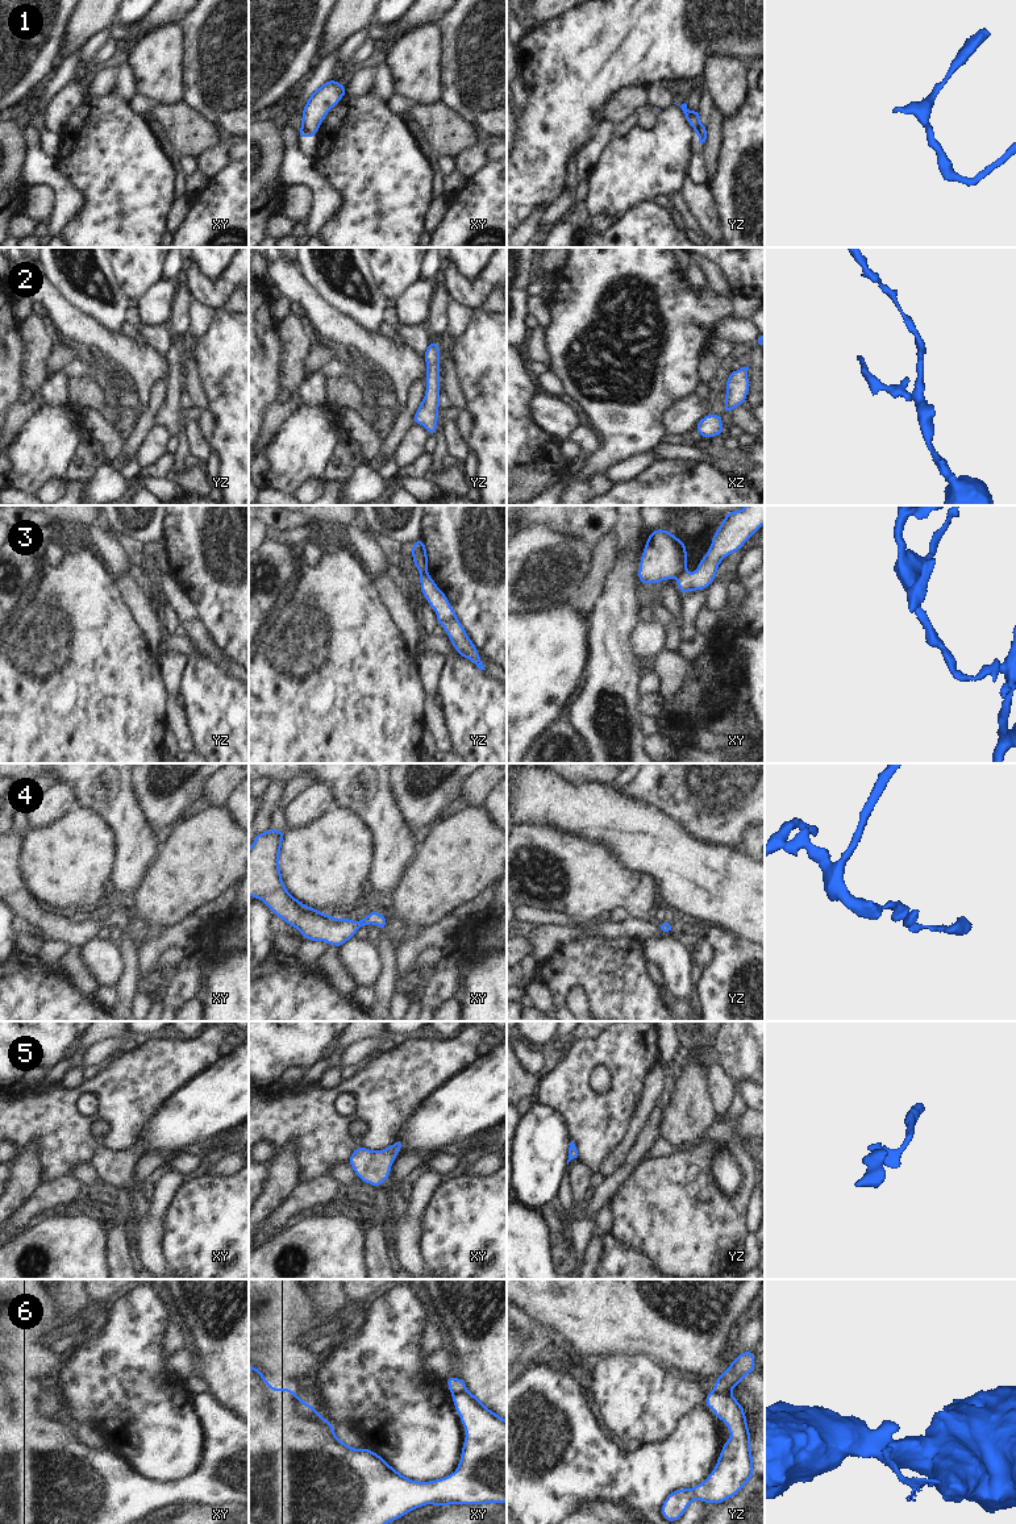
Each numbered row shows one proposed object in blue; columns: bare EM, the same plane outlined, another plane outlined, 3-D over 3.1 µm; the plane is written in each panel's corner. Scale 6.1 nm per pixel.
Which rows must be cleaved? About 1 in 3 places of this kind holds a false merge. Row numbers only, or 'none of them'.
3, 6

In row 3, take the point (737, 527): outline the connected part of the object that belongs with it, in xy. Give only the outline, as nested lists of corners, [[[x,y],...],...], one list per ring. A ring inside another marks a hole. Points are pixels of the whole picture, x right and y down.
[[[746,505],[740,511],[725,513],[695,572],[683,572],[678,576],[679,595],[688,591],[705,591],[713,583],[721,561],[738,551],[763,524],[765,505]]]

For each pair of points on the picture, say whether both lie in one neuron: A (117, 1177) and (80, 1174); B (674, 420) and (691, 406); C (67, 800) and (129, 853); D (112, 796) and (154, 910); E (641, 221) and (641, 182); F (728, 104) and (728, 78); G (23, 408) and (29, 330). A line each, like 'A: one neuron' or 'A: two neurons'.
A: two neurons
B: one neuron
C: two neurons
D: two neurons
E: two neurons
F: one neuron
G: one neuron

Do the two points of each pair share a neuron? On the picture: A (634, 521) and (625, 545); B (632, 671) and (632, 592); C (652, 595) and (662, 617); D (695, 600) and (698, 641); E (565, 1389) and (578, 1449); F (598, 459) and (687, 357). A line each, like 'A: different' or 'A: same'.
A: same
B: same
C: same
D: same
E: same
F: same

